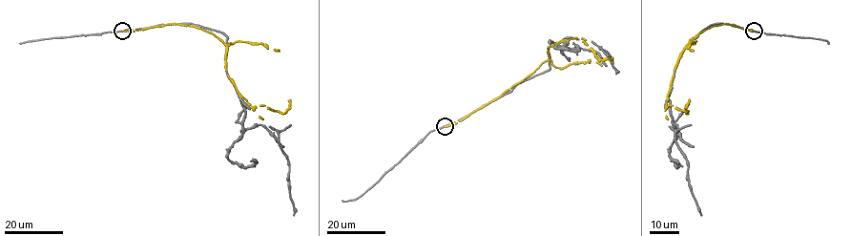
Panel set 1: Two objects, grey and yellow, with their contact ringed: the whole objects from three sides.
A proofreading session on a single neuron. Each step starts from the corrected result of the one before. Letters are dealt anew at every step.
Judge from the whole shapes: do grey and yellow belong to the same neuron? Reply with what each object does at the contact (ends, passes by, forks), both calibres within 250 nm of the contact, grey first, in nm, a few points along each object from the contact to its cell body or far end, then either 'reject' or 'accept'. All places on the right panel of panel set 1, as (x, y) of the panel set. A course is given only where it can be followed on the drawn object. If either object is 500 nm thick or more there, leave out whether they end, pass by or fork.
grey passes by; yellow ends there; 190 nm thick on the grey side, 170 nm on the other; grey runs (754, 31), (707, 27), (683, 50), (672, 83), (675, 143), (701, 215); yellow runs (755, 31), (725, 24), (710, 27), (693, 37), (676, 64), (666, 107), (673, 105), (687, 113), (690, 99); reject

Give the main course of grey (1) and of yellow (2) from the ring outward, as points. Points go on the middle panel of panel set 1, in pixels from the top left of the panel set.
1: (445, 126), (550, 68), (548, 50), (562, 40), (574, 49), (600, 48), (616, 74)
2: (445, 127), (530, 75), (550, 57), (550, 45), (559, 41), (578, 39), (597, 57), (612, 62)

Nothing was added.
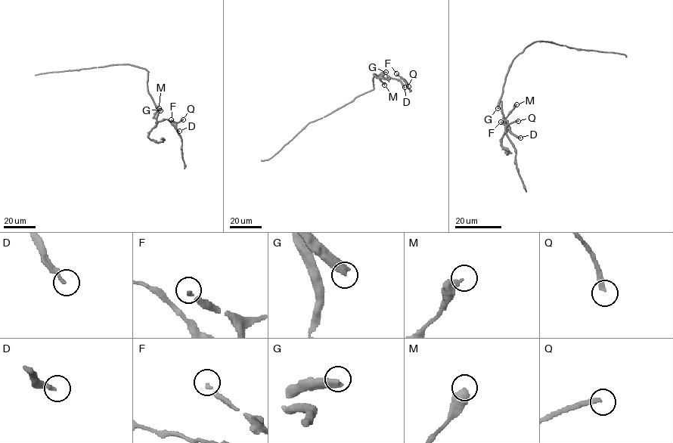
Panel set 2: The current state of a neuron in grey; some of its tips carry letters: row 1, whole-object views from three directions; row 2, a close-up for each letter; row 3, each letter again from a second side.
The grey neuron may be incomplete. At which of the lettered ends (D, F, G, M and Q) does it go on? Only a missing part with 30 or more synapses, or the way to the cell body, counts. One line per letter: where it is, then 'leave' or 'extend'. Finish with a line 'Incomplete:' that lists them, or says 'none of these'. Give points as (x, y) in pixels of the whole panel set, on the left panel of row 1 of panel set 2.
D: at (179, 131); leave
F: at (171, 119); leave
G: at (160, 110); leave
M: at (159, 108); leave
Q: at (183, 119); extend
Incomplete: Q

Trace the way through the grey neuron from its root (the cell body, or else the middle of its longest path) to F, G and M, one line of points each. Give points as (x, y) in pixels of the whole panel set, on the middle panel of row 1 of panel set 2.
F: (371, 90), (373, 88), (374, 76), (380, 73), (386, 78), (399, 79), (401, 77), (396, 73)
G: (371, 90), (373, 88), (373, 78), (386, 72)
M: (371, 90), (373, 88), (373, 78), (380, 73), (383, 75), (379, 78), (384, 85)

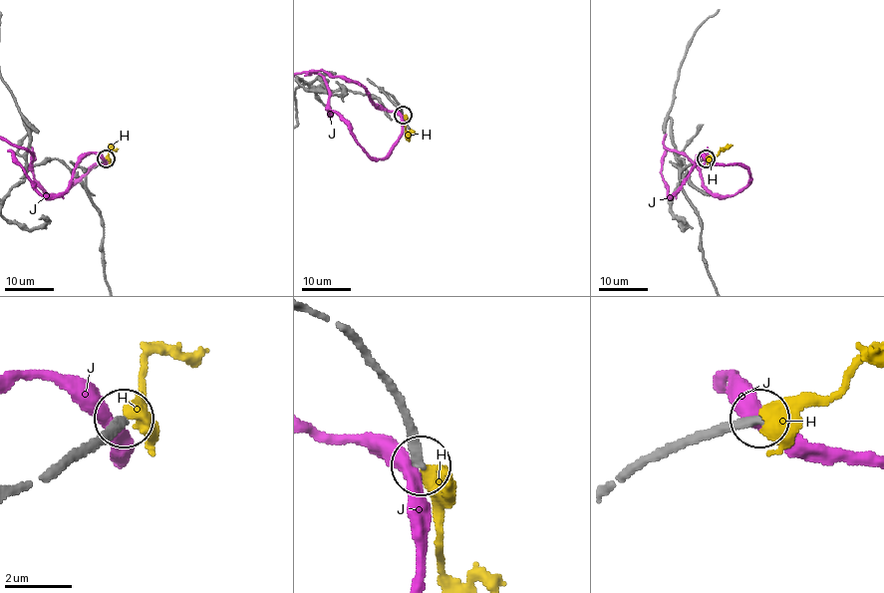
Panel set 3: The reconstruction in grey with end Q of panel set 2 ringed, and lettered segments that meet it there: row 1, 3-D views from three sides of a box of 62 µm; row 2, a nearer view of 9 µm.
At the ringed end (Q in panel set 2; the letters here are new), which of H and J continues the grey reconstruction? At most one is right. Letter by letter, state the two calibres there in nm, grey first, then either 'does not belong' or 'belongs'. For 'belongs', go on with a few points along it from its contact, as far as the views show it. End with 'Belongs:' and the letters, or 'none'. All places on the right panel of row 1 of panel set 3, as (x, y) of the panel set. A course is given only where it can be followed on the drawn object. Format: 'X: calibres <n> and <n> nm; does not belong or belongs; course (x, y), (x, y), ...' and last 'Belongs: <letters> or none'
H: calibres 280 and 600 nm; does not belong
J: calibres 320 and 400 nm; does not belong
Belongs: none

